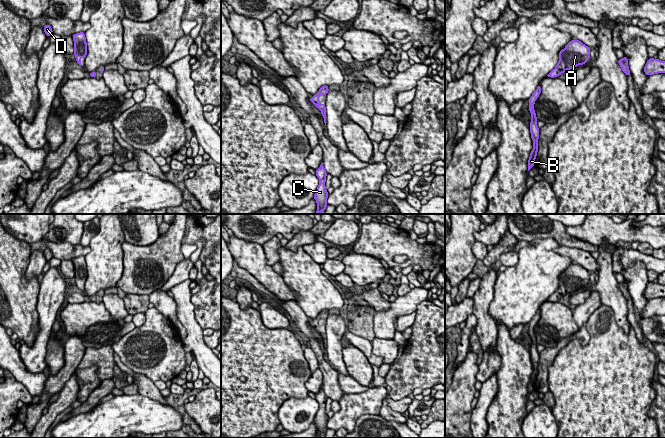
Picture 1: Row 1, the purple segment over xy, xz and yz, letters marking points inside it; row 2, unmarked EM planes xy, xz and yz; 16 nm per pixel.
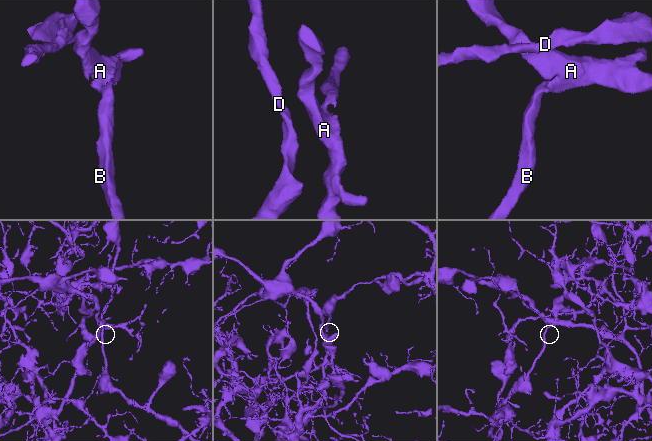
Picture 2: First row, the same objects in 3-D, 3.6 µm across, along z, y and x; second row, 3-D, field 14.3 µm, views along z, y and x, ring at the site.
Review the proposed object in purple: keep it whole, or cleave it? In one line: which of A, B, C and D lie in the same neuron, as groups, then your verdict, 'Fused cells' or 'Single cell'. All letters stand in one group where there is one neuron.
Groups: A B C D. Single cell

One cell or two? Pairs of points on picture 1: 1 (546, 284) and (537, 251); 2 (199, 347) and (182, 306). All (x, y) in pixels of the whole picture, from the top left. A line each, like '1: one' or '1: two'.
1: one
2: one

